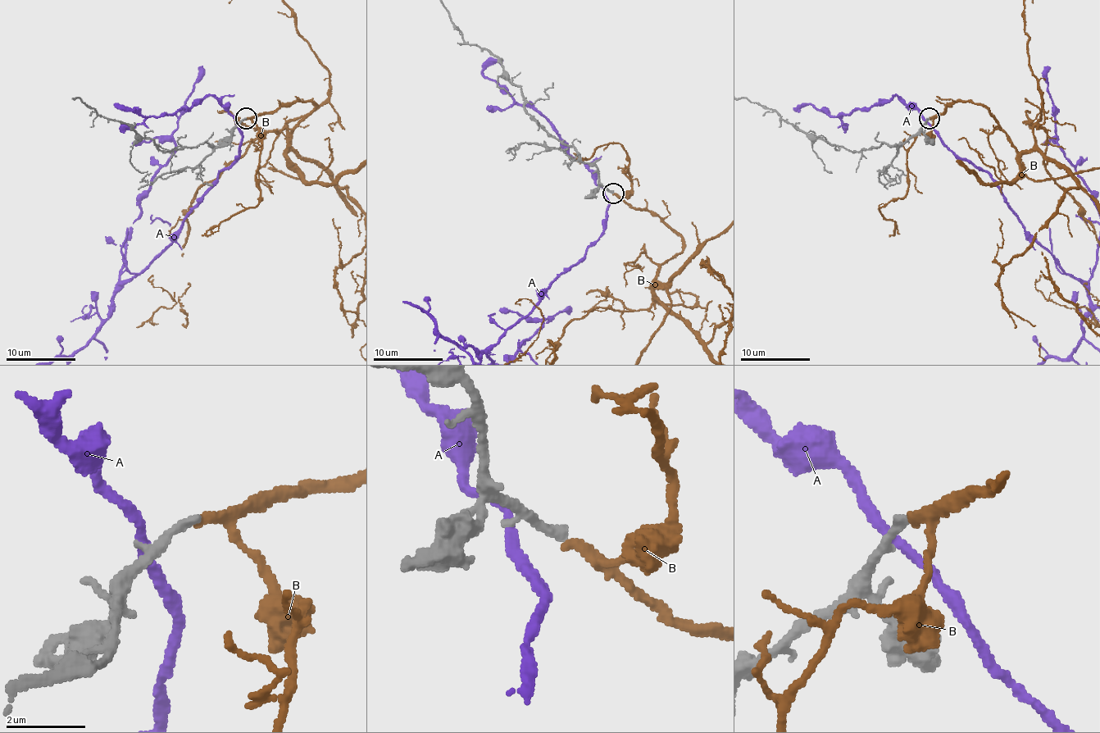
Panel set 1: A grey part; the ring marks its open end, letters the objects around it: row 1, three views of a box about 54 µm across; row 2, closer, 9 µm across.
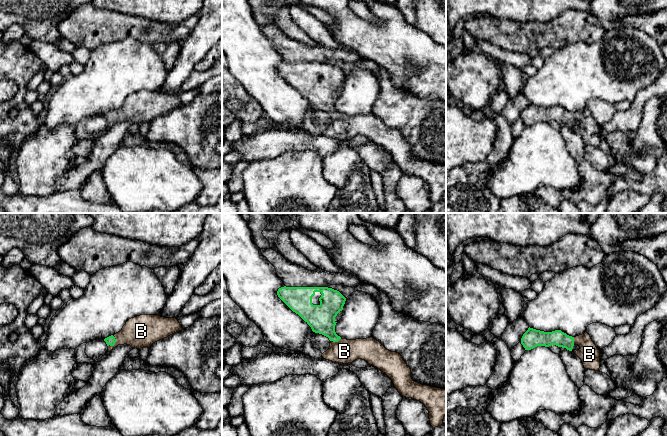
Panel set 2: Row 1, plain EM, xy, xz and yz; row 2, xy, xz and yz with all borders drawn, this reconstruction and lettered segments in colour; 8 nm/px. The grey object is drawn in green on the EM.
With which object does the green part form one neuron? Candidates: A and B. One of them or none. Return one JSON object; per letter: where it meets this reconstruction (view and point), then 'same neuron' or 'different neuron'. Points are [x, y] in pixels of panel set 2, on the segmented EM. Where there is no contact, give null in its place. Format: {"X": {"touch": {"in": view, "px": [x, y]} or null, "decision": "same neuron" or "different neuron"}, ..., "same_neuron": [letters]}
{"A": {"touch": null, "decision": "different neuron"}, "B": {"touch": {"in": "xy", "px": [114, 343]}, "decision": "same neuron"}, "same_neuron": ["B"]}

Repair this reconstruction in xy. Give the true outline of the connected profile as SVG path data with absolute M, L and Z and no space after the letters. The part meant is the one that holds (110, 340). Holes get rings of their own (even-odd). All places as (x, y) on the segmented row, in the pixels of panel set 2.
M140 315L129 319L122 330L104 339L108 352L118 345L130 345L141 349L150 346L183 328L176 318L165 318L159 315Z

